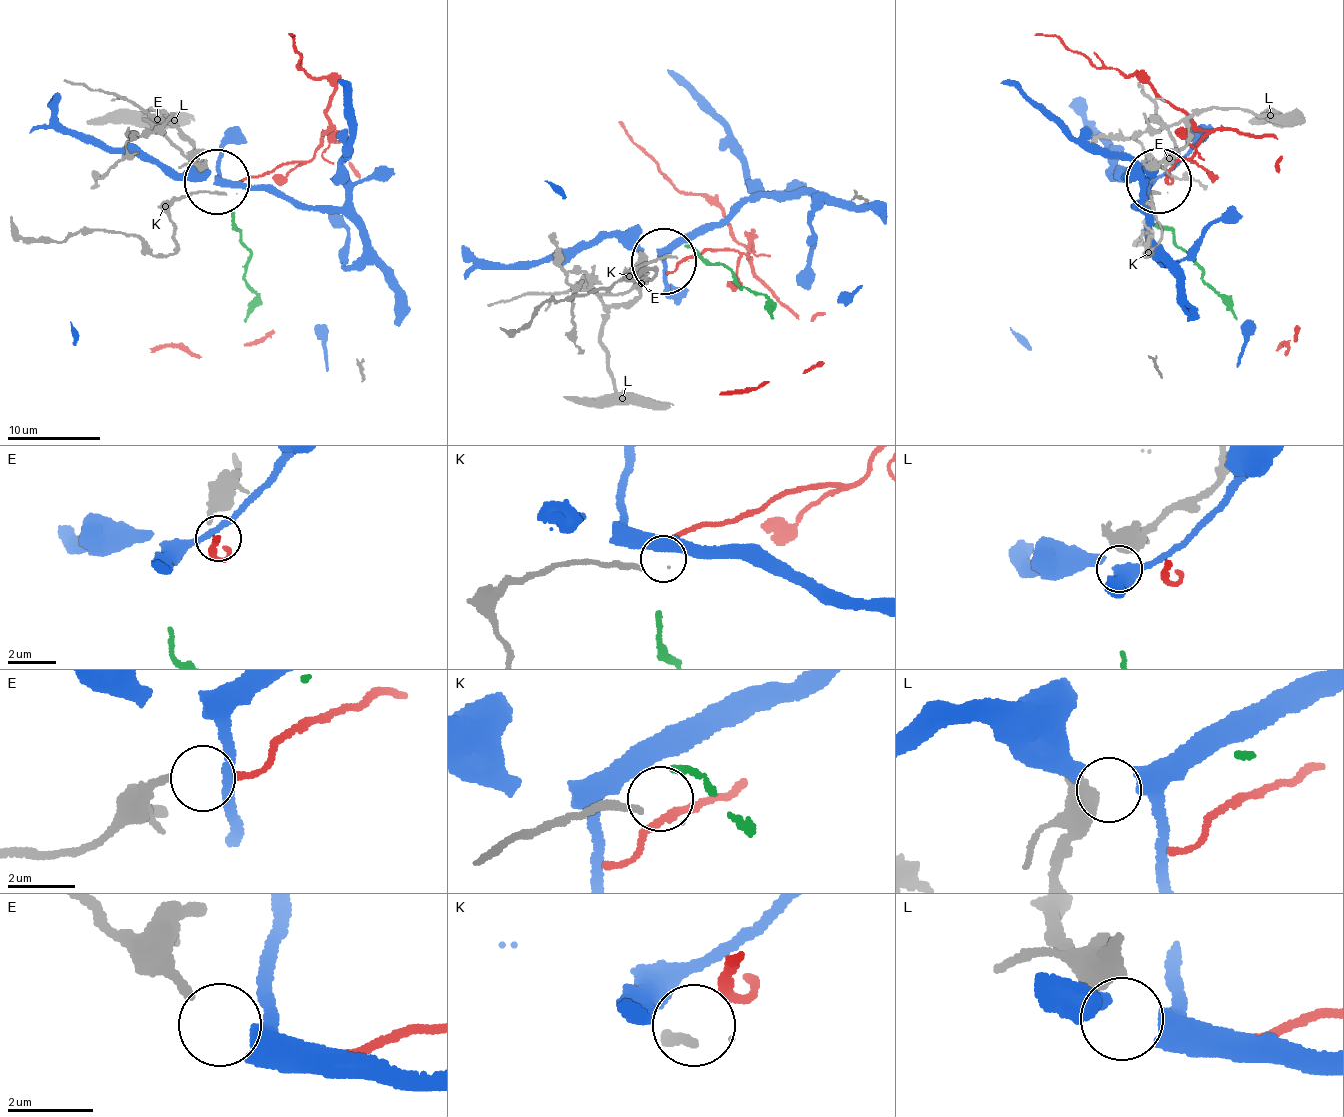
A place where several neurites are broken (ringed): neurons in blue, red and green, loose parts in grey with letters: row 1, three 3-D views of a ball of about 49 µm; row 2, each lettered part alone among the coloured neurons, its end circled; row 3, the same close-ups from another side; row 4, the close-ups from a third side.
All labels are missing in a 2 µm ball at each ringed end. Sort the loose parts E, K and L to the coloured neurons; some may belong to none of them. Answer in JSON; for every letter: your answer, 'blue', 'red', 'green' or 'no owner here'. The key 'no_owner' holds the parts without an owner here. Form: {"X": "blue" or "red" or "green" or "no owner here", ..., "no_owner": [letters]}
{"E": "red", "K": "no owner here", "L": "no owner here", "no_owner": ["K", "L"]}

